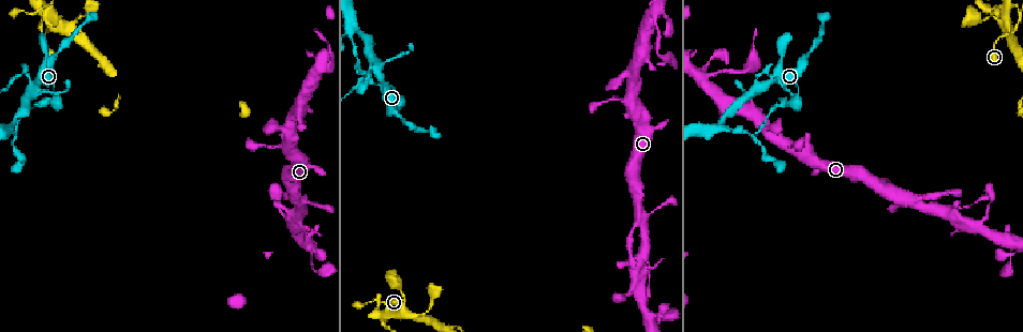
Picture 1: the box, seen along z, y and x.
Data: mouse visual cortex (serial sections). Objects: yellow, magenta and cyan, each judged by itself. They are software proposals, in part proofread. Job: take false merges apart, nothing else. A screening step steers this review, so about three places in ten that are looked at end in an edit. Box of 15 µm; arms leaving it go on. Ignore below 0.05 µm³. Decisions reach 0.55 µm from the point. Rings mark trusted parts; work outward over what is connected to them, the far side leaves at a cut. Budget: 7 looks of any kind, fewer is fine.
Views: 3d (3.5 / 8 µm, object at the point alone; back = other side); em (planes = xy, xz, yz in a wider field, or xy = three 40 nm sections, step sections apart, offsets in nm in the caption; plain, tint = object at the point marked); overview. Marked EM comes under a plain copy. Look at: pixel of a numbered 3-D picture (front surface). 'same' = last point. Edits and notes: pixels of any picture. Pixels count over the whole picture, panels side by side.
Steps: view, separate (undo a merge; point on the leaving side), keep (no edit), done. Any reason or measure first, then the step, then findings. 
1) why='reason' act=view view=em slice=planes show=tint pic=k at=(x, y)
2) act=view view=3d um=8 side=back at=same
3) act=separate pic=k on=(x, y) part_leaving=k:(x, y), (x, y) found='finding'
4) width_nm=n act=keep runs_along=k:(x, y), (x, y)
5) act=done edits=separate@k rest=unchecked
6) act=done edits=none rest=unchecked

why='thick turns thin' act=view view=3d um=3.5 pic=1 at=(31, 87)

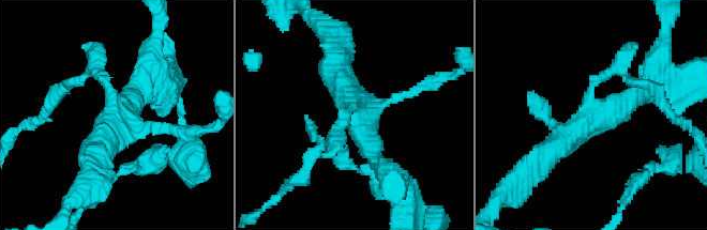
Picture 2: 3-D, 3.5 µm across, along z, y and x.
act=keep found='one cell here'

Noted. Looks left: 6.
why='three arms meet' act=view view=3d um=3.5 pic=1 at=(359, 60)

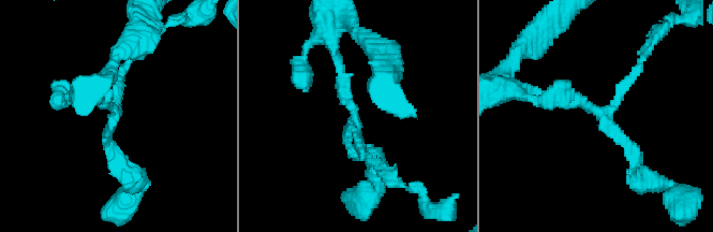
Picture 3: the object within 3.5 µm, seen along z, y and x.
arms=3 arm_widths_nm=100,150,150 act=view view=em slice=xy step=5 show=tint pic=3 at=(355, 120)

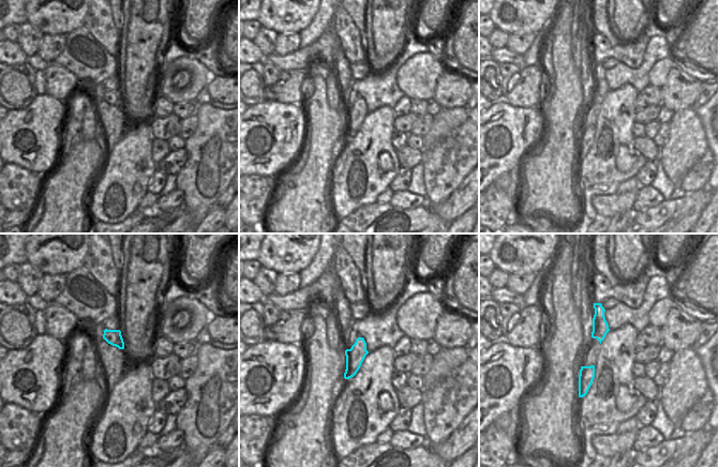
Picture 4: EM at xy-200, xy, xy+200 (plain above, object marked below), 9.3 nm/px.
act=keep found='all the same cell'

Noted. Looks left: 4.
why='side arm on a straight run' act=view view=3d um=8 side=back pic=1 at=(38, 4)

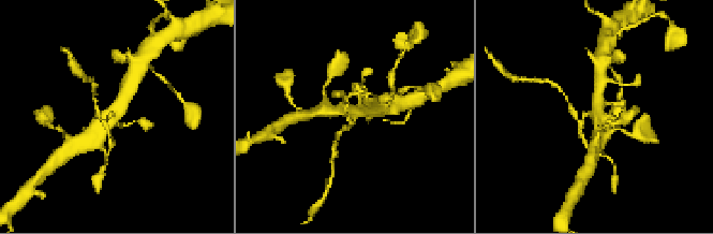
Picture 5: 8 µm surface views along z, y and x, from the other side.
act=view view=3d um=3.5 side=back pic=5 at=(113, 114)

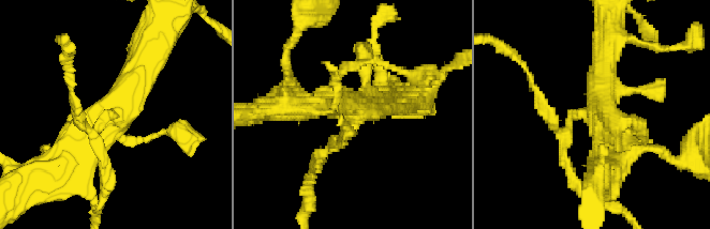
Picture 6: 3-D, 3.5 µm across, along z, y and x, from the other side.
act=view view=em slice=xy step=2 show=tint pic=6 at=(113, 114)

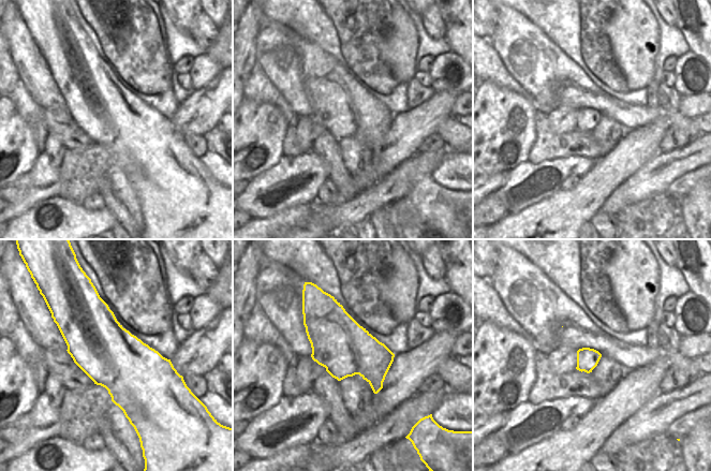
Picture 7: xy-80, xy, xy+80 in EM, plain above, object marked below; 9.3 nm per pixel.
act=separate pic=6 on=(547, 113) part_leaving=6:(103, 120), (100, 209) found='a second cell is stuck on'

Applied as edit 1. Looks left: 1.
act=done edits=separate@6 rest=unchecked

